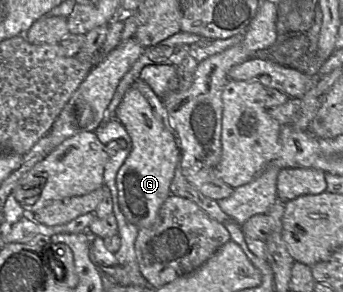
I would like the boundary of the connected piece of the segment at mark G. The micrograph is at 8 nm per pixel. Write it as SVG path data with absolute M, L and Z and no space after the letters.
M130 87L125 92L114 118L123 125L130 138L129 154L116 175L117 201L127 220L139 229L147 228L155 222L162 204L172 195L170 184L181 160L179 144L136 88Z

